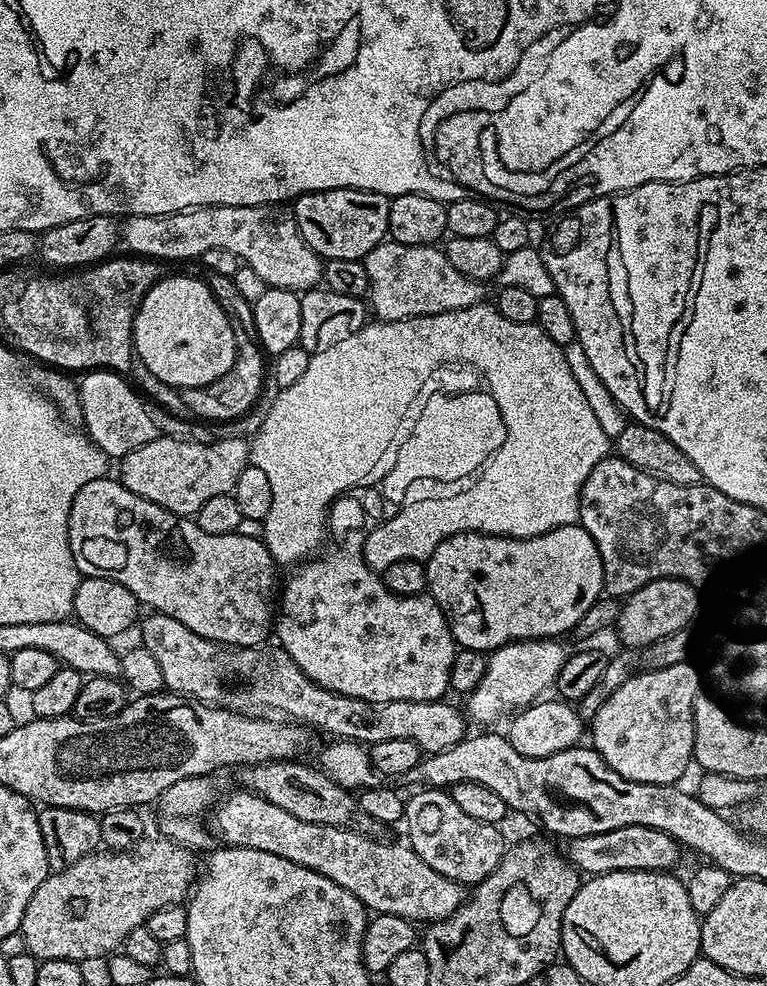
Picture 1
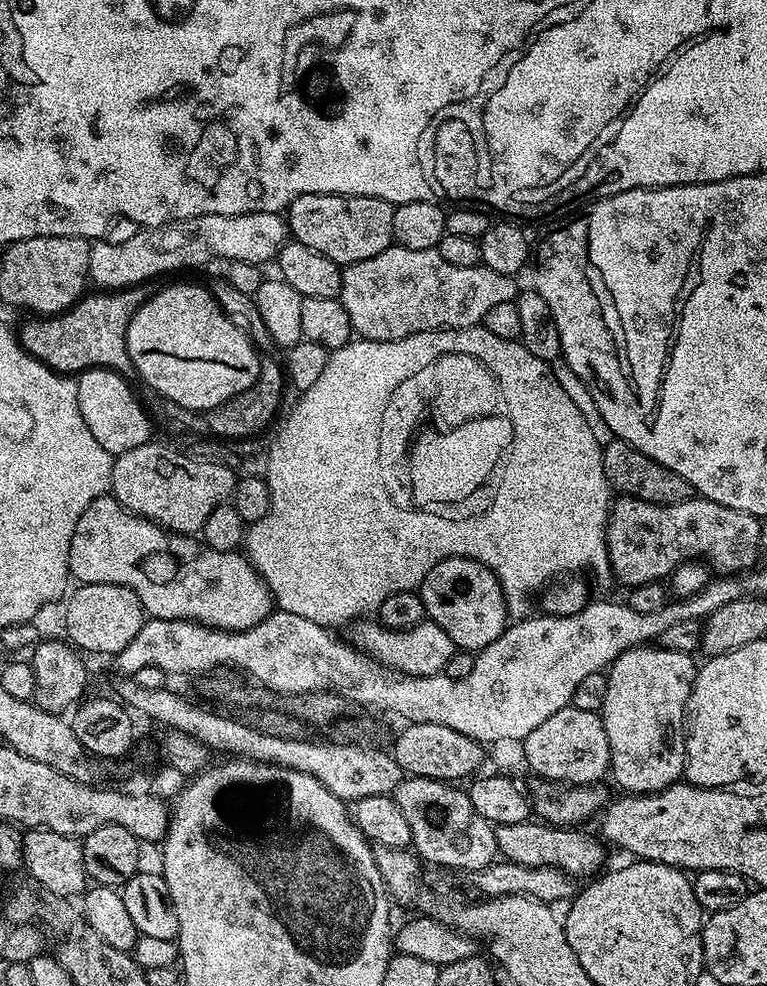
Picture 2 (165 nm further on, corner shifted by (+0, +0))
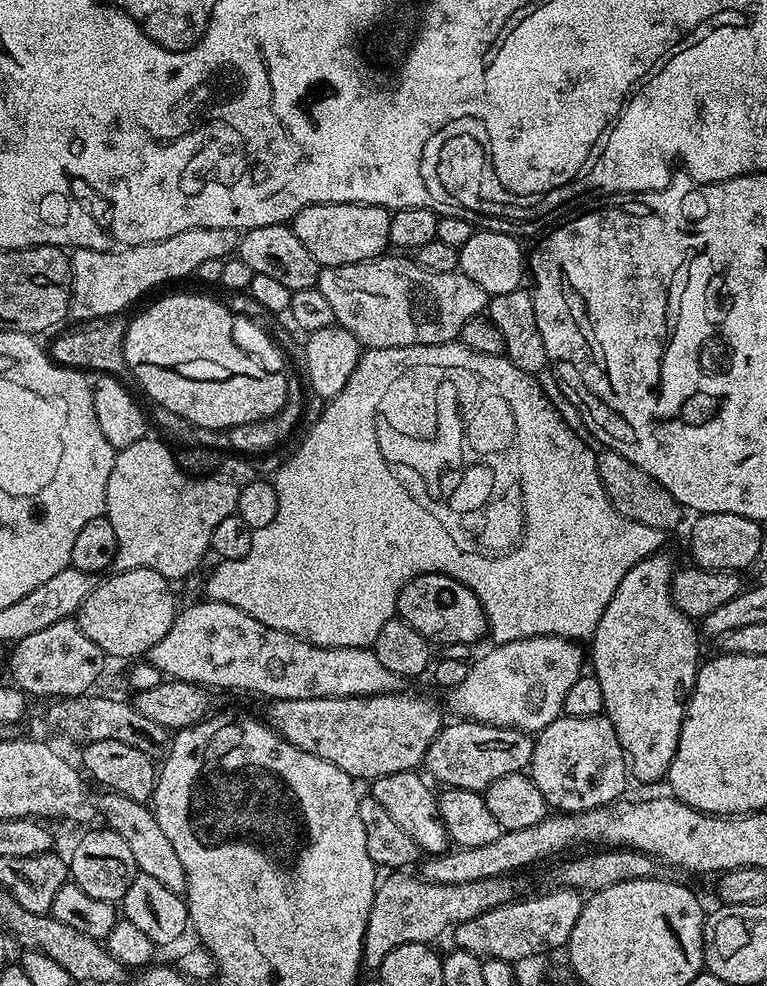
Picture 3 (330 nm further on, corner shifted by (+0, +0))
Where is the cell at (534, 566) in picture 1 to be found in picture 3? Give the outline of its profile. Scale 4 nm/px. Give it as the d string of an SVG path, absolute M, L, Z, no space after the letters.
M422 574L406 586L398 594L396 616L406 621L418 634L422 634L433 645L464 643L475 645L475 640L489 635L488 616L482 610L480 600L462 582L450 578L446 574Z

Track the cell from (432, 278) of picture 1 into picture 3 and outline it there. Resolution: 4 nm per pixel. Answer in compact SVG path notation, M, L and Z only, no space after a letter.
M385 254L357 264L321 267L316 287L334 309L336 324L350 330L365 349L455 341L462 326L481 315L490 299L478 282L470 282L459 270L434 274L434 270L426 270L404 254Z

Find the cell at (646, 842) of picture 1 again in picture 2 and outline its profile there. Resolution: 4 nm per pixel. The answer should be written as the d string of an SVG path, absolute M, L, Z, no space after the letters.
M532 818L526 822L497 824L495 829L497 853L507 863L527 868L557 868L573 878L595 877L605 867L603 866L605 845L595 835L592 837L580 832L584 830L569 830L564 826L553 826Z

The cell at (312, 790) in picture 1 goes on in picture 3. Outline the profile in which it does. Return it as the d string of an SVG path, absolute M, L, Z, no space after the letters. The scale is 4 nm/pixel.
M85 694L57 699L48 708L48 720L64 736L69 736L77 746L90 742L126 742L126 746L134 746L134 750L142 750L142 754L160 758L170 747L169 729L158 726L151 718L146 718L136 709L135 703L124 700L111 700L108 696Z

